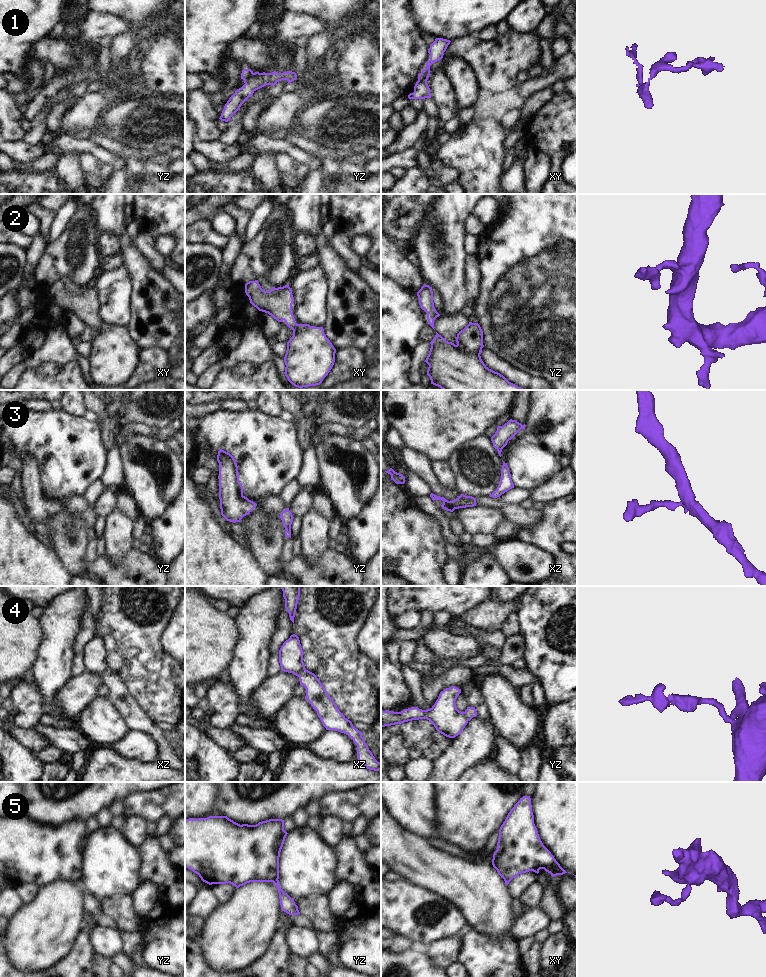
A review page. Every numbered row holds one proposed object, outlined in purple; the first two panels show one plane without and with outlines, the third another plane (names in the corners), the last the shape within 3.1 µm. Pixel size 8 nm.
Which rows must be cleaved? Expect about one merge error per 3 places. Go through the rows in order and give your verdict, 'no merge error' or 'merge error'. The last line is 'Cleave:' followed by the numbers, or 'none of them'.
1: merge error
2: no merge error
3: no merge error
4: merge error
5: merge error
Cleave: 1, 4, 5

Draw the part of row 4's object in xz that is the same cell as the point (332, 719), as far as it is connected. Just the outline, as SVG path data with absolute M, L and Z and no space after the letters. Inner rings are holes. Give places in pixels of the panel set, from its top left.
M307 670L293 674L299 677L300 685L305 687L305 699L317 711L317 715L326 730L334 730L348 735L357 745L357 762L369 770L381 770L381 763L375 759L369 750L362 737L362 732L357 730L352 722L339 711L317 676Z

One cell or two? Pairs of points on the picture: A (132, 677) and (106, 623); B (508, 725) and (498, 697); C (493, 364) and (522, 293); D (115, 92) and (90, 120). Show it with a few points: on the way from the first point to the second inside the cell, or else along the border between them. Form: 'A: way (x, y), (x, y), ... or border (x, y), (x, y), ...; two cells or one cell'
A: way (132, 663), (132, 647), (120, 635); one cell
B: way (508, 718), (508, 711), (504, 704); one cell
C: border (484, 346), (516, 368); two cells
D: way (107, 97), (92, 112); one cell

